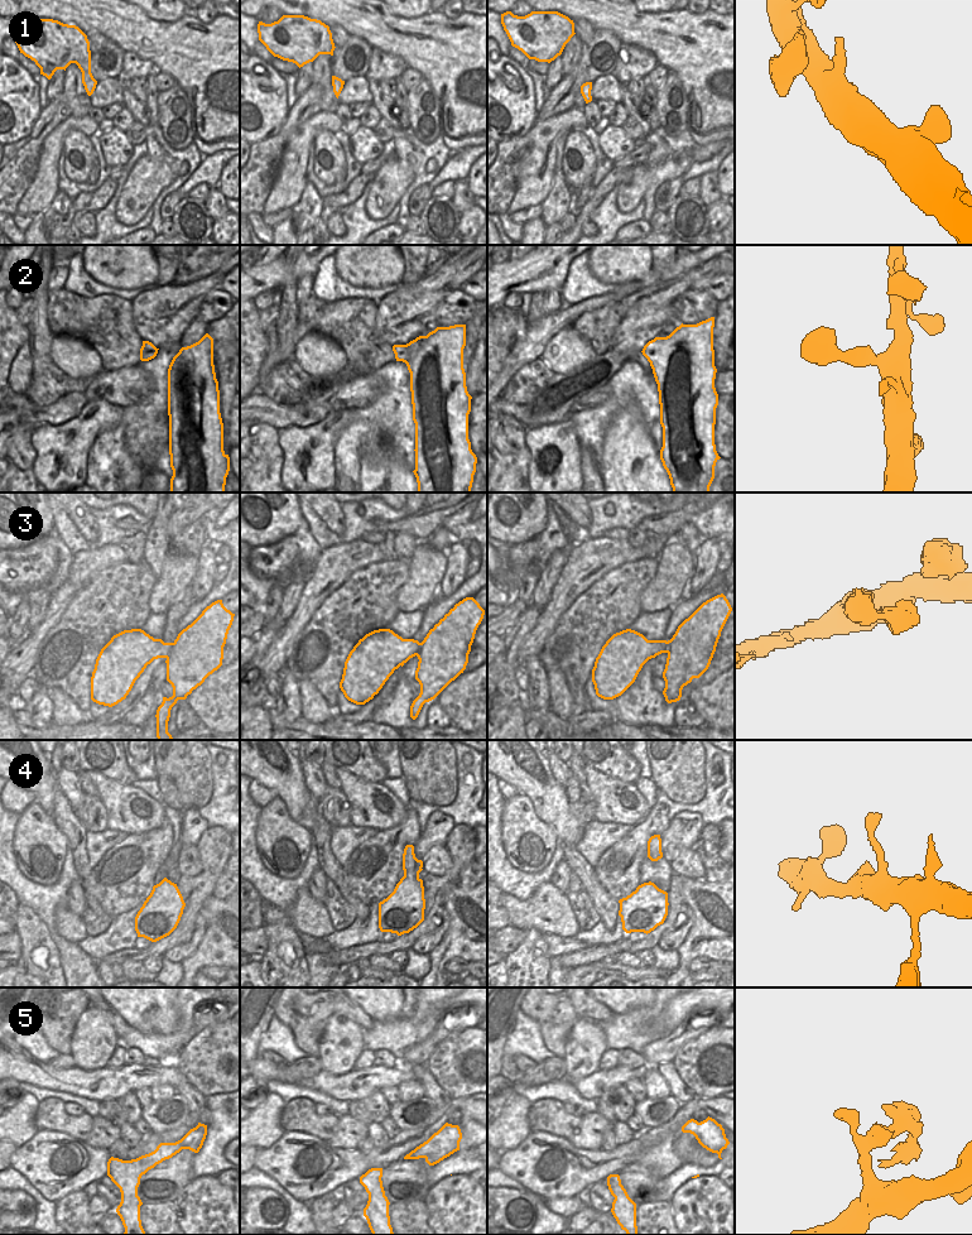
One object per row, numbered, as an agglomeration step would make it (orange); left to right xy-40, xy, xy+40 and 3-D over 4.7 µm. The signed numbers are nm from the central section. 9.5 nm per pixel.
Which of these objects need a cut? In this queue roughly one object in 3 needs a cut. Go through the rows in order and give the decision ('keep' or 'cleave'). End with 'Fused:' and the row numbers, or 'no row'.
1: keep
2: keep
3: keep
4: keep
5: cleave
Fused: 5

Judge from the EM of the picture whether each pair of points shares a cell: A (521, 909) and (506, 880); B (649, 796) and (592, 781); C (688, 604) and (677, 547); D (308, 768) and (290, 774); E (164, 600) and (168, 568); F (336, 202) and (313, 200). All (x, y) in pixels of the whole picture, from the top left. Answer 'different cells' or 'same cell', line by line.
A: different cells
B: different cells
C: different cells
D: different cells
E: same cell
F: different cells

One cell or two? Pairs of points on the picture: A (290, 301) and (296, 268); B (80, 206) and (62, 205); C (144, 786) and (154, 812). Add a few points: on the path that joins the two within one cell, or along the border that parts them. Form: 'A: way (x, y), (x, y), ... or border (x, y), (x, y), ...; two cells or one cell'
A: border (296, 279), (289, 279), (282, 287), (273, 291); two cells
B: border (71, 201), (77, 212); two cells
C: border (131, 784), (162, 805); two cells

